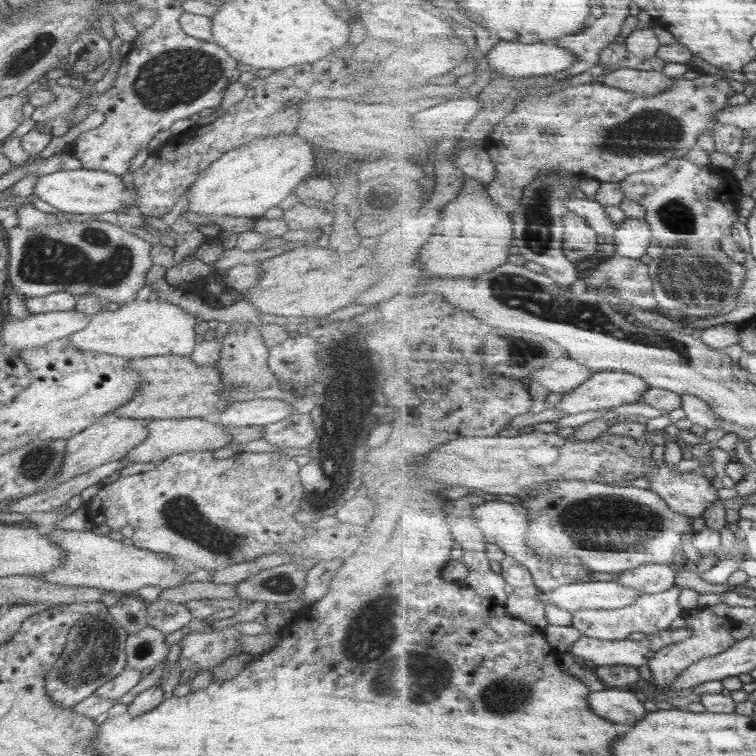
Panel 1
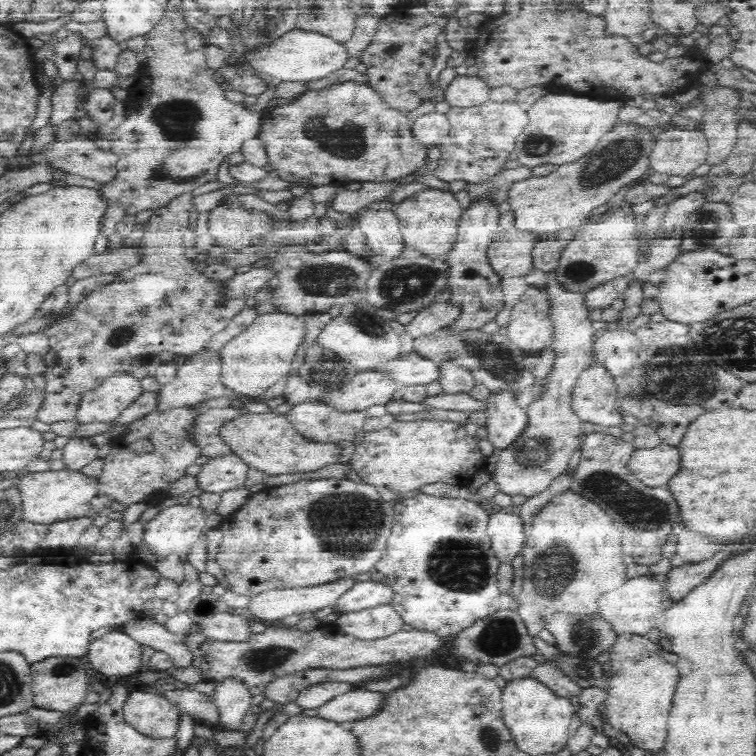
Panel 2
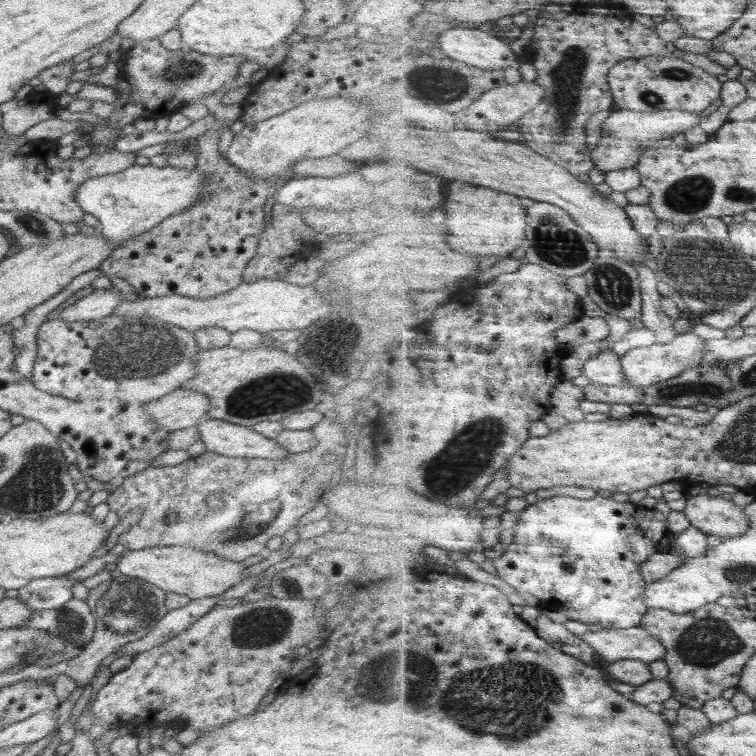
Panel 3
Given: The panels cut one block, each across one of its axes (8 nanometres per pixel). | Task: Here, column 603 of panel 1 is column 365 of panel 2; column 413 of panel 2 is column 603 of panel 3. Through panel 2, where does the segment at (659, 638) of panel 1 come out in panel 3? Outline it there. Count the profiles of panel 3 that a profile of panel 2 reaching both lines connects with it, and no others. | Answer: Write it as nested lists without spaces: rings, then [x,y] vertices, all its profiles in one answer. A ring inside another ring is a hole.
[[[643,626],[603,629],[599,632],[590,631],[582,638],[610,664],[628,659],[645,661],[650,664],[664,660],[667,656],[667,647],[664,643],[656,639]]]

